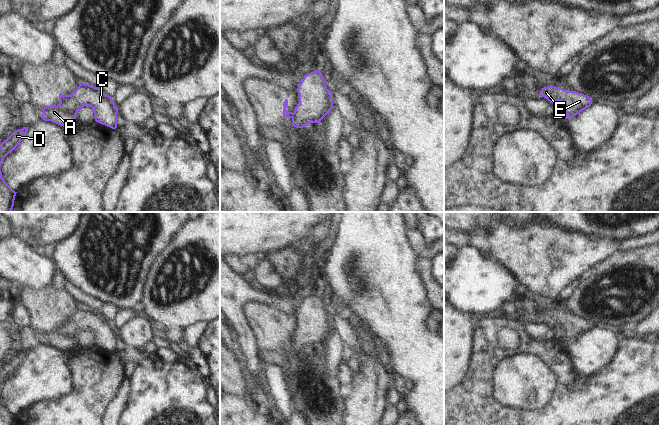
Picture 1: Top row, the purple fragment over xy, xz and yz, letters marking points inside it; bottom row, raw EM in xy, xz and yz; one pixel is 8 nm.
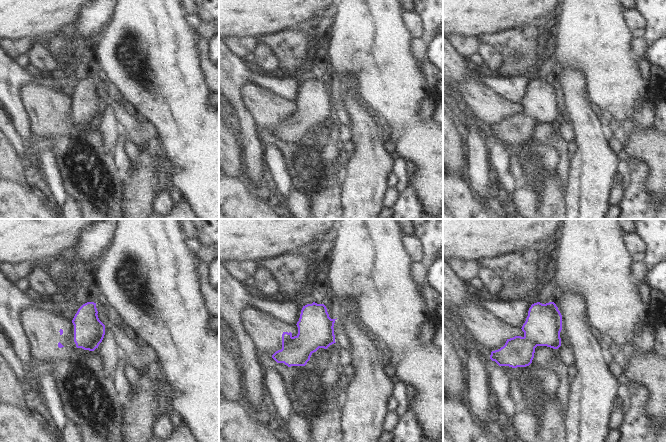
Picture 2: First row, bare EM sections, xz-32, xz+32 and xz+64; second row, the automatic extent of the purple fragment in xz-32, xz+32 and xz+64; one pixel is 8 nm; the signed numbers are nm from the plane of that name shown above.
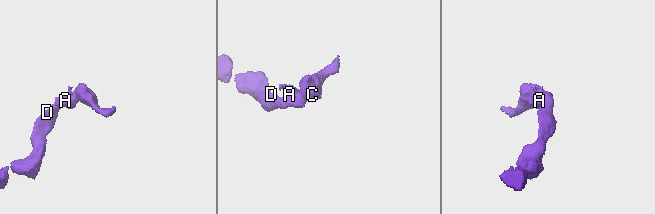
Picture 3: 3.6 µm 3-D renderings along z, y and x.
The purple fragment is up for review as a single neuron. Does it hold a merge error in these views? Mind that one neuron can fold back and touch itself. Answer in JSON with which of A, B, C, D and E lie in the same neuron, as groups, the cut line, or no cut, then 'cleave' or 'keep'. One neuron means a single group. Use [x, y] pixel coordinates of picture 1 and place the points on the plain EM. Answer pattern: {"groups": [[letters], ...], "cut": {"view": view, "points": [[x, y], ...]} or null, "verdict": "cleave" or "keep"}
{"groups": [["A", "B", "C", "D", "E"]], "cut": null, "verdict": "keep"}

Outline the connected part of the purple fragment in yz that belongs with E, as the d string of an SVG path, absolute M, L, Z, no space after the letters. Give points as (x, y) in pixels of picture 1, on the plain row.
M552 309L542 312L538 320L546 322L553 329L557 325L561 325L567 343L574 341L590 331L593 326L588 319L576 315L567 315L562 312L556 312Z

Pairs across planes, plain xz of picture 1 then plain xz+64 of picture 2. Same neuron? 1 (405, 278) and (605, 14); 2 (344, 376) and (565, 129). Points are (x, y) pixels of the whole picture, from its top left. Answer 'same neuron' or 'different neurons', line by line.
1: same neuron
2: same neuron

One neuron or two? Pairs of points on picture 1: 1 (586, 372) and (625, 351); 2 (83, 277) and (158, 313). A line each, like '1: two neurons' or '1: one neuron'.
1: two neurons
2: two neurons

